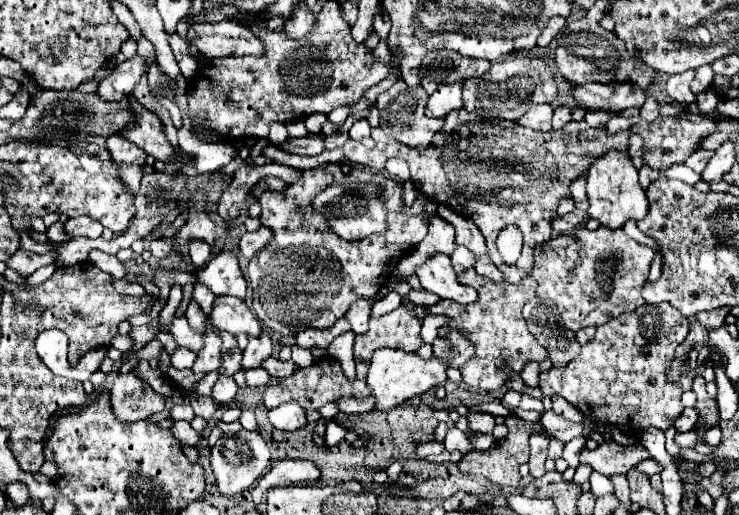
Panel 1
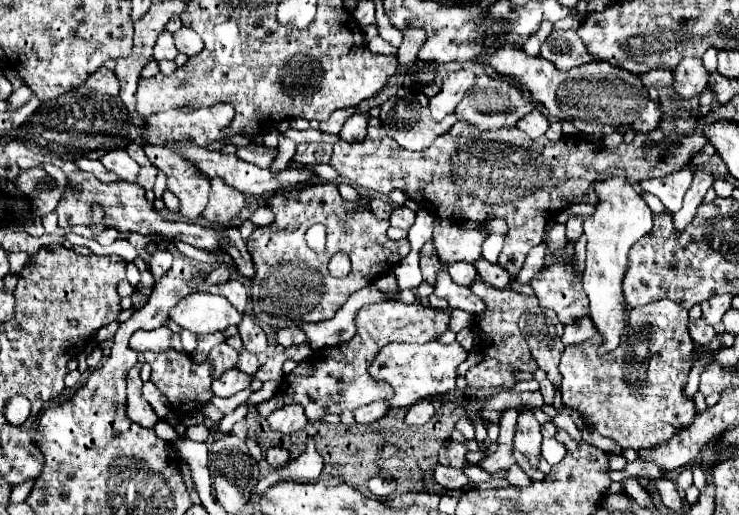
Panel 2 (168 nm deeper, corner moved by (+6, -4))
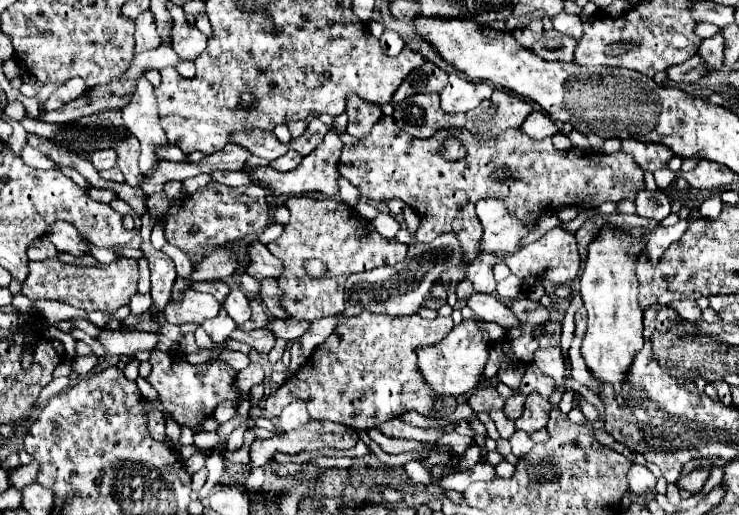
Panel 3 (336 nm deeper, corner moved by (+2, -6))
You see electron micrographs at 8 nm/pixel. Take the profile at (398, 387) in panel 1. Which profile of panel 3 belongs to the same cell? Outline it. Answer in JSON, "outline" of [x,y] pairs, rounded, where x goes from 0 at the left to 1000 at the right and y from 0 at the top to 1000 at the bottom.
{"outline":[[[644,619],[625,623],[625,631],[614,635],[606,654],[593,662],[590,670],[563,674],[566,689],[566,720],[574,740],[582,748],[587,767],[593,771],[620,771],[647,751],[647,732],[655,720],[660,701],[660,662],[655,662],[655,647],[644,635]]]}

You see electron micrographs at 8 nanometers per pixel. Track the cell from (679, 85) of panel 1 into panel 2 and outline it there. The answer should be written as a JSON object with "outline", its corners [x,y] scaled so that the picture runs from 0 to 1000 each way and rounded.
{"outline":[[[931,111],[920,118],[920,126],[912,134],[912,177],[920,188],[934,192],[958,169],[958,150],[961,142],[955,138],[950,115]]]}

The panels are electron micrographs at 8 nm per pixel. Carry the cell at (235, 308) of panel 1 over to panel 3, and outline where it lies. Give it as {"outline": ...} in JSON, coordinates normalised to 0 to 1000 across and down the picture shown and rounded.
{"outline":[[[254,565],[249,569],[249,584],[244,584],[241,592],[227,588],[222,596],[222,612],[233,631],[252,631],[252,627],[273,631],[279,619],[292,616],[298,600],[300,600],[300,588],[290,573]]]}

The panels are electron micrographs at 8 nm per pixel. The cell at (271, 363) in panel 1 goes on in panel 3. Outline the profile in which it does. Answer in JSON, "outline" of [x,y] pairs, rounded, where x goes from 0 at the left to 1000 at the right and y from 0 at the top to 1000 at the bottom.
{"outline":[[[300,682],[300,685],[298,685],[298,697],[309,701],[311,713],[317,713],[319,720],[333,717],[333,713],[338,709],[338,693],[330,689],[330,685],[325,685],[325,682]]]}

